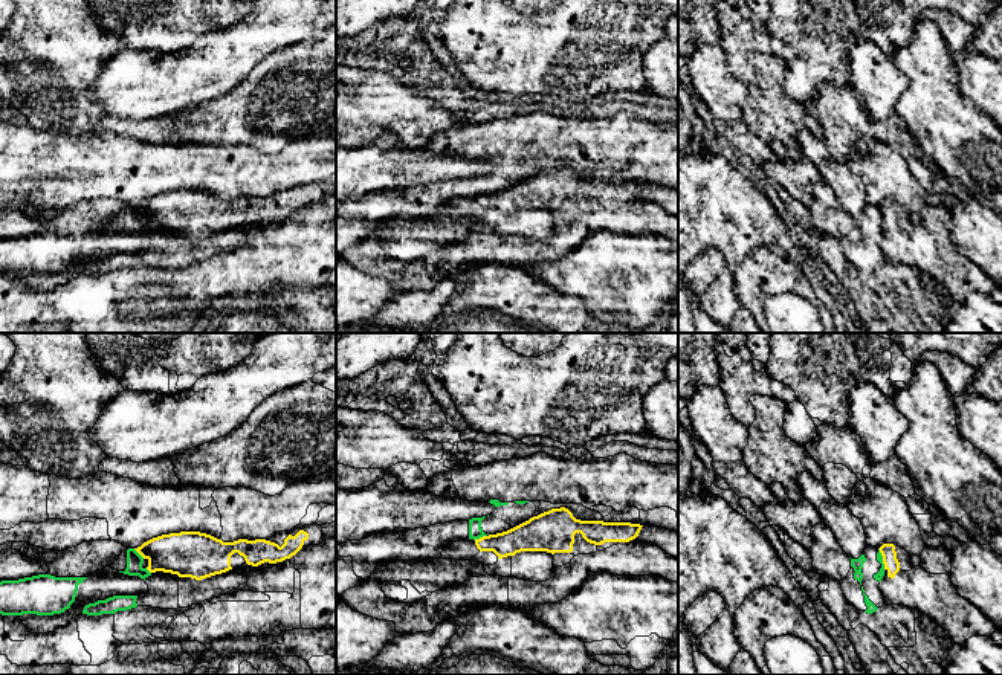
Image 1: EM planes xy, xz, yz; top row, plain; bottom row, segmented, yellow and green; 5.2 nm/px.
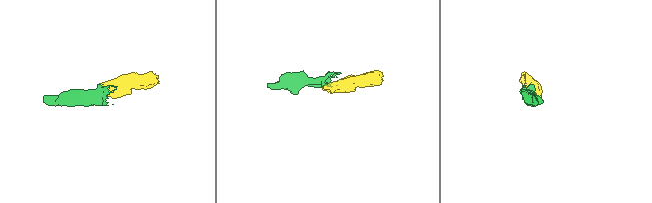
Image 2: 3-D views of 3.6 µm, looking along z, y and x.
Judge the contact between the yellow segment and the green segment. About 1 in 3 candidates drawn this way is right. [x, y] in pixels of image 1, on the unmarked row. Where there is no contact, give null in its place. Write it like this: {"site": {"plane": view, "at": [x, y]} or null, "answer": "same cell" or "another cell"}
{"site": {"plane": "yz", "at": [883, 217]}, "answer": "another cell"}

